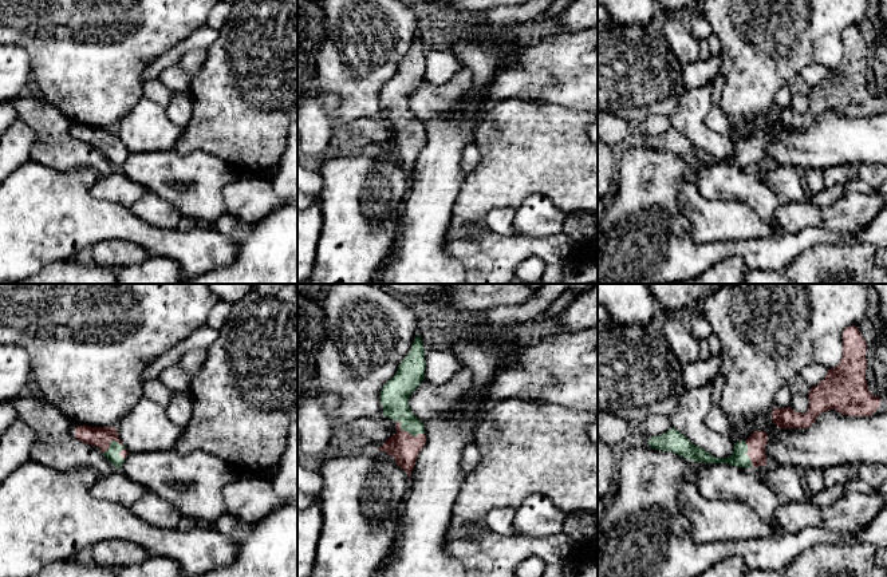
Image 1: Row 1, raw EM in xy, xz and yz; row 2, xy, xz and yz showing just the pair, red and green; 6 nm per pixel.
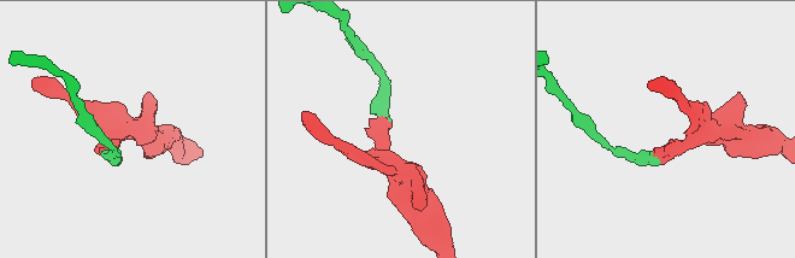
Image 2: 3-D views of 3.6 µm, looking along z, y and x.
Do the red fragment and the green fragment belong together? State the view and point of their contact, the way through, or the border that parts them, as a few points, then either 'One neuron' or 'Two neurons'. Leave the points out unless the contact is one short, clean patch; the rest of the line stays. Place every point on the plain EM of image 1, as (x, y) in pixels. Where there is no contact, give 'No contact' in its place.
Touches red at xy (118, 142). Path across: xy (101, 137), (118, 142), (113, 147), (113, 153). One neuron

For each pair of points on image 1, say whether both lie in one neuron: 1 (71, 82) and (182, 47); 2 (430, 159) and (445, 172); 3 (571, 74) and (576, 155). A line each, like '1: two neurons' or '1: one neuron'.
1: two neurons
2: one neuron
3: two neurons

